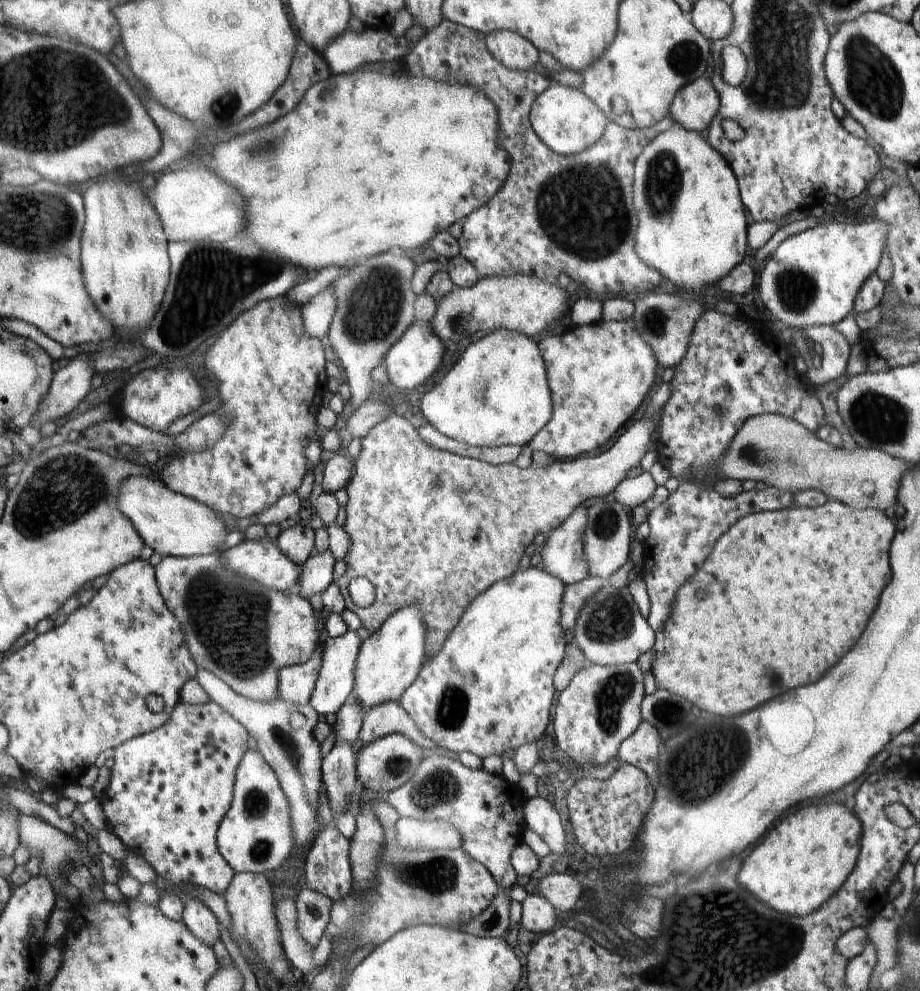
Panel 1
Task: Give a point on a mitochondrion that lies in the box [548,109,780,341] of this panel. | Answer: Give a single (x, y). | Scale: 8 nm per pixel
(662, 186)

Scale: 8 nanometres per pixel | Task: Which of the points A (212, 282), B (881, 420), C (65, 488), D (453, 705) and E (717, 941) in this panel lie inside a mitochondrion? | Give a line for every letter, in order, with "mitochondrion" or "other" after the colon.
A: mitochondrion
B: mitochondrion
C: mitochondrion
D: mitochondrion
E: mitochondrion

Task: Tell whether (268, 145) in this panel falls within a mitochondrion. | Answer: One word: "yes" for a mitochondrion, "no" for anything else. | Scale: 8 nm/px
yes

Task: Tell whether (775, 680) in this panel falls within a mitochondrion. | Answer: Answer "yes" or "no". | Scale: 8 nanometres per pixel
no

